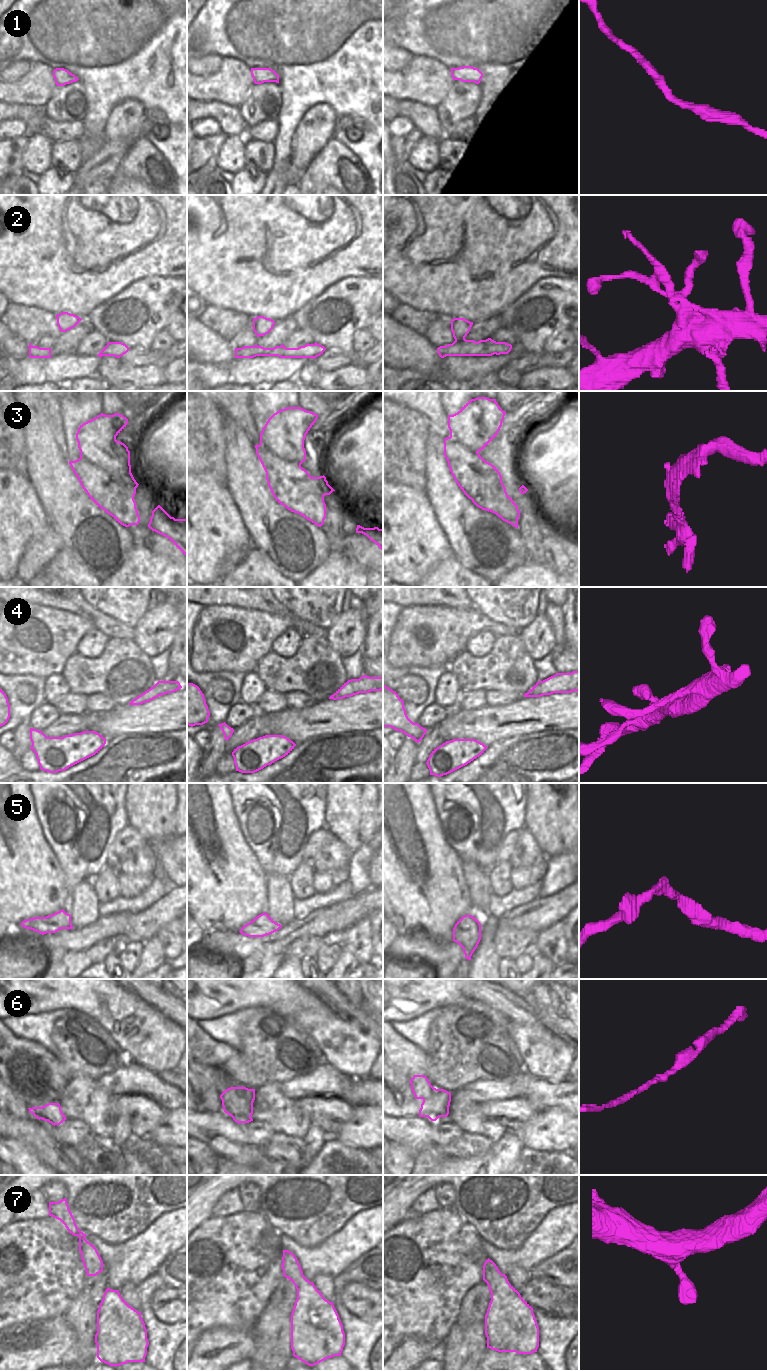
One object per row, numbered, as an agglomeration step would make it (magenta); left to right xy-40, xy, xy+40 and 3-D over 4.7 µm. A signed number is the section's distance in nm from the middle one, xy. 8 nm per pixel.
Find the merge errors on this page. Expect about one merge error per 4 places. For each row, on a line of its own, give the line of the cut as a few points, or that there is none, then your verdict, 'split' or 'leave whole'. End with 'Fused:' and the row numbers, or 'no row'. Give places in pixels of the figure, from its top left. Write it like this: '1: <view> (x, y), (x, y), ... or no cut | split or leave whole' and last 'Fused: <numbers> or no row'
1: no cut | leave whole
2: no cut | leave whole
3: xy-40 (80, 456), (103, 468), (115, 480), (126, 482), (135, 488) | split
4: no cut | leave whole
5: no cut | leave whole
6: no cut | leave whole
7: no cut | leave whole
Fused: 3

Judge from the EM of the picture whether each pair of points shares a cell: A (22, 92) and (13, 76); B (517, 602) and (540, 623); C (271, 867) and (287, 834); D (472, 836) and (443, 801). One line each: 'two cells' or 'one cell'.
A: two cells
B: two cells
C: one cell
D: one cell

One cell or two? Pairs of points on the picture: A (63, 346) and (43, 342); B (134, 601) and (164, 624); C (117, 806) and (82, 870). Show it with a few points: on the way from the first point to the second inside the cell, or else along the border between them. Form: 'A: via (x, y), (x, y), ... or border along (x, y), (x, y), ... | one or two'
A: border along (57, 338), (51, 348) | two
B: border along (148, 609), (134, 627) | two
C: via (101, 821), (82, 840), (82, 854) | one

